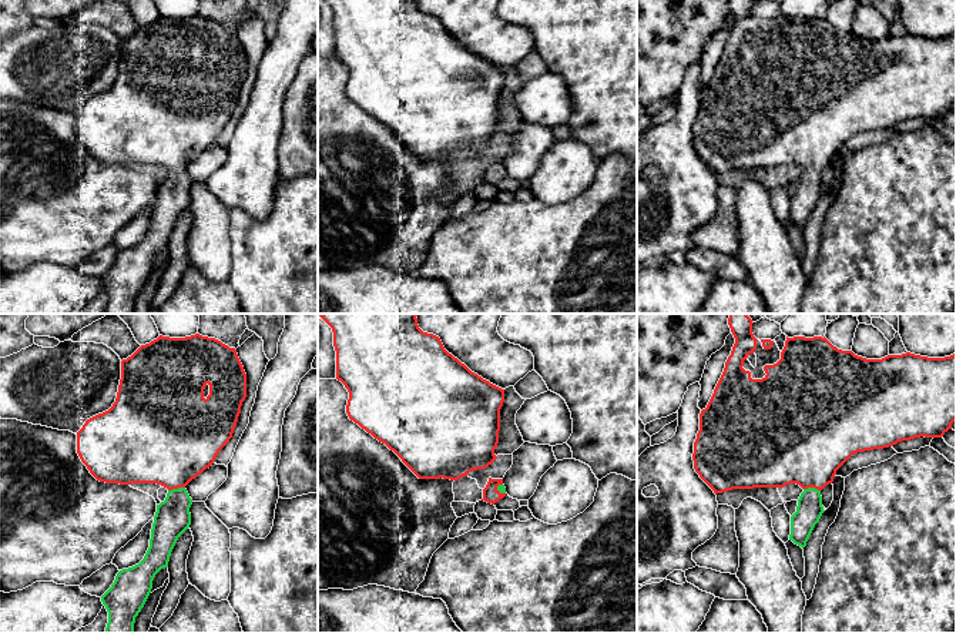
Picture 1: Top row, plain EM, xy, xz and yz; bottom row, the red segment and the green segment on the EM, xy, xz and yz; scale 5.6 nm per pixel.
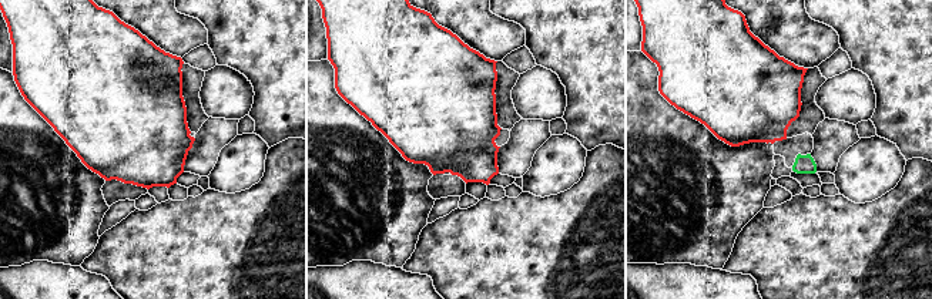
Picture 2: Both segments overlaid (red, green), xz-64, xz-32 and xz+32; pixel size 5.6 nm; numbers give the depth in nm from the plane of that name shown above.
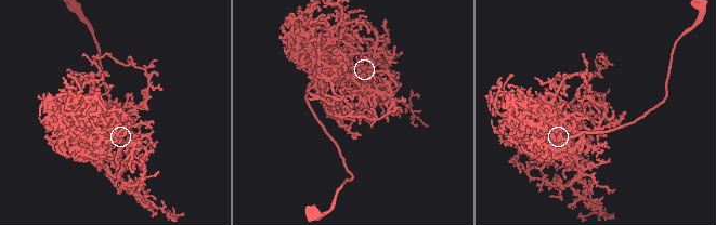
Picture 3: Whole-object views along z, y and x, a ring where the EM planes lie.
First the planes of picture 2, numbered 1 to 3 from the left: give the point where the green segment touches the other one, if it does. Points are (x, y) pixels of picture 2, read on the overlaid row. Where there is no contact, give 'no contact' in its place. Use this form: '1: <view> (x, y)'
1: no contact
2: no contact
3: no contact

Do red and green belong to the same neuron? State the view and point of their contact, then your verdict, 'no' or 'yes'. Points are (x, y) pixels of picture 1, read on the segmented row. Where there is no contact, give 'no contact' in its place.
contact xy (175, 488); yes

